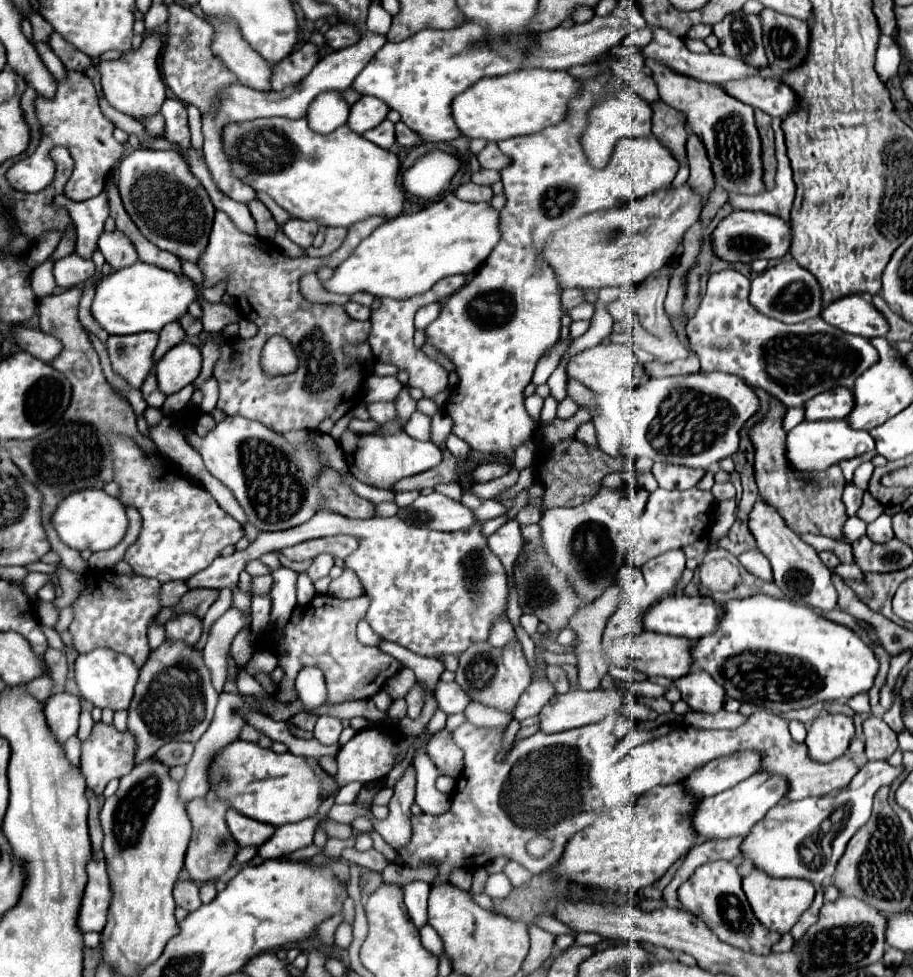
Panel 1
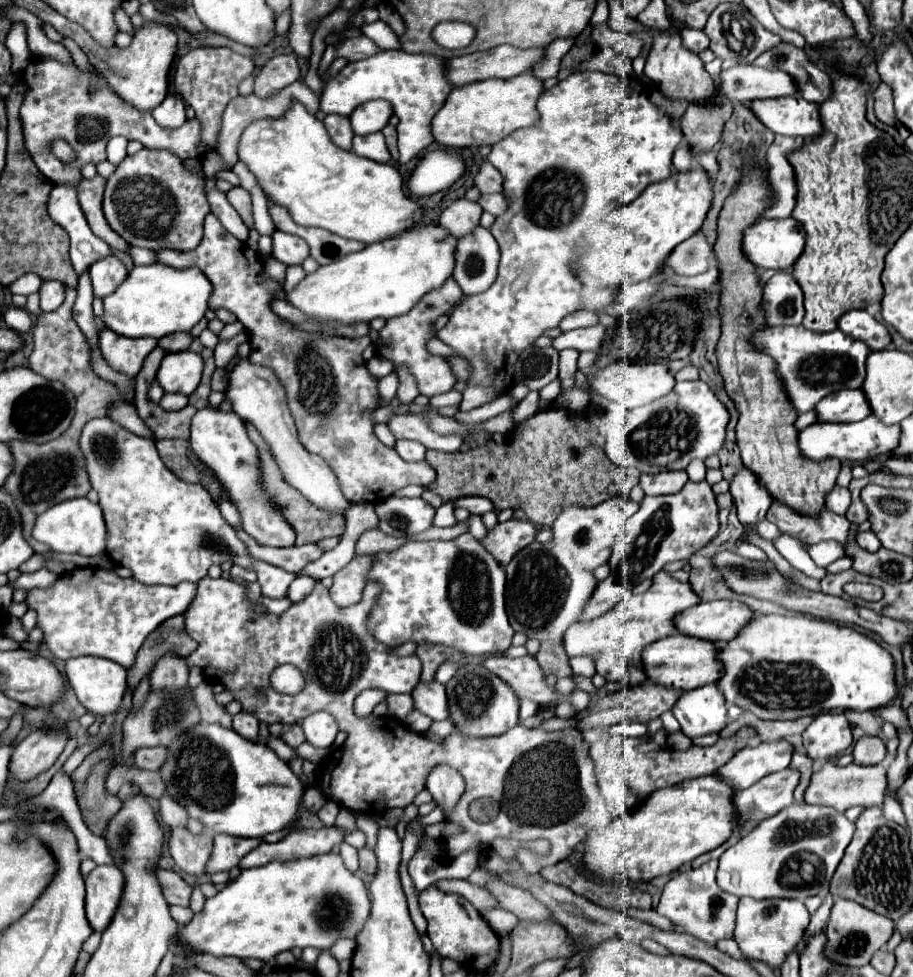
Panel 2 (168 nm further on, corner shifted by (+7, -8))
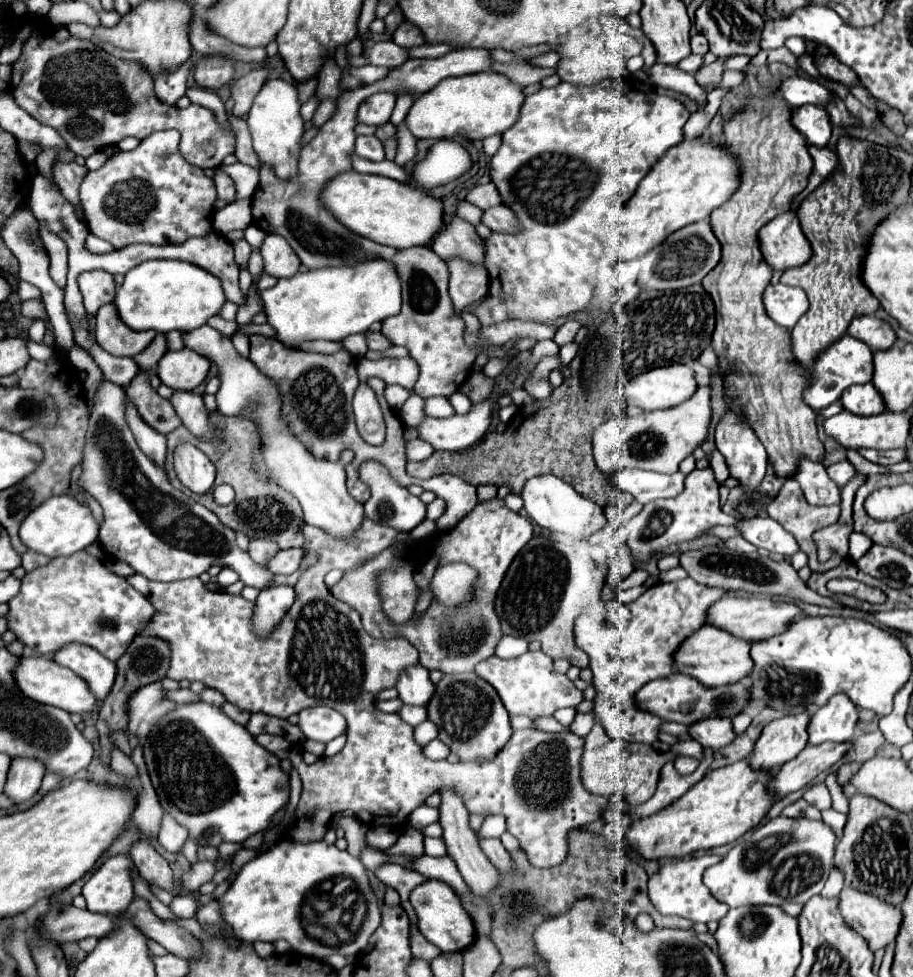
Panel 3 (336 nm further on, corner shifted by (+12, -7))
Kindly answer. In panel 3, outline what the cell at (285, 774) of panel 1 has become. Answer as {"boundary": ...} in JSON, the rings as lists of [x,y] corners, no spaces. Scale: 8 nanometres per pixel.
{"boundary":[[[205,701],[183,705],[167,713],[147,735],[143,749],[147,771],[163,811],[185,825],[197,845],[219,847],[219,839],[225,843],[243,843],[247,837],[265,831],[273,815],[289,801],[289,775],[281,769],[279,759],[257,745],[243,725],[229,721],[219,707]]]}

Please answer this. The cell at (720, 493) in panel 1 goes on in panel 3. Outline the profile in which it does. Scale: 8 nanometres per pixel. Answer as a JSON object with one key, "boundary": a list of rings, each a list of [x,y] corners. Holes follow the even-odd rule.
{"boundary":[[[715,451],[715,453],[711,455],[709,463],[711,463],[711,469],[713,469],[713,473],[715,473],[717,481],[725,481],[725,479],[729,477],[729,469],[727,469],[725,459],[721,457],[721,453],[719,453],[719,451]],[[721,475],[725,475],[725,477],[721,477]]]}

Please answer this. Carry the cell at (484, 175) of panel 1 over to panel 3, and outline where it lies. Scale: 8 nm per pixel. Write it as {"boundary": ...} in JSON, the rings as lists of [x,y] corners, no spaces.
{"boundary":[[[495,205],[483,211],[481,221],[491,229],[491,231],[505,231],[505,233],[515,233],[519,223],[515,213],[507,205]]]}

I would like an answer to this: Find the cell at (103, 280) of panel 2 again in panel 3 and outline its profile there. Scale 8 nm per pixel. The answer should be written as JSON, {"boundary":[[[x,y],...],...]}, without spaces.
{"boundary":[[[103,269],[85,271],[77,277],[77,281],[83,293],[85,309],[91,315],[95,315],[101,305],[107,305],[115,299],[115,279],[111,273],[105,273]]]}

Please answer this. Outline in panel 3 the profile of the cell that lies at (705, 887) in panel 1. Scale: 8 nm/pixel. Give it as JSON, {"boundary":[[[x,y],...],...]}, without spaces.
{"boundary":[[[703,855],[703,857],[689,857],[689,859],[673,859],[663,865],[651,879],[649,879],[649,899],[655,909],[663,915],[679,915],[691,921],[719,921],[729,911],[729,905],[719,903],[703,883],[703,871],[711,865],[721,861],[719,855]]]}

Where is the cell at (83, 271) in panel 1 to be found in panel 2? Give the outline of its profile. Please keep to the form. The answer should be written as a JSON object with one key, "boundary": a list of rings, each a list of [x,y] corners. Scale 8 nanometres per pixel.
{"boundary":[[[42,282],[38,294],[40,294],[40,310],[52,312],[64,300],[64,284],[62,282]]]}

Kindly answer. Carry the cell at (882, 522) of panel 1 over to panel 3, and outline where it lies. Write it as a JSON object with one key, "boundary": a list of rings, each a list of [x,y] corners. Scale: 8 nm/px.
{"boundary":[[[853,531],[853,533],[851,533],[851,539],[849,539],[851,559],[853,559],[853,561],[859,561],[859,559],[865,555],[865,551],[869,551],[871,545],[873,545],[873,541],[869,541],[869,537],[865,537],[863,533]]]}

